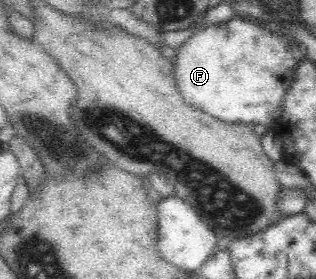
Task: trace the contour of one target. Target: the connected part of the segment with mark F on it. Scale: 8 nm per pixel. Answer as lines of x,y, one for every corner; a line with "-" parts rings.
245,18
196,31
178,47
177,59
172,66
179,93
187,103
229,123
259,124
271,129
282,114
284,95
294,82
298,61
298,53
283,35

